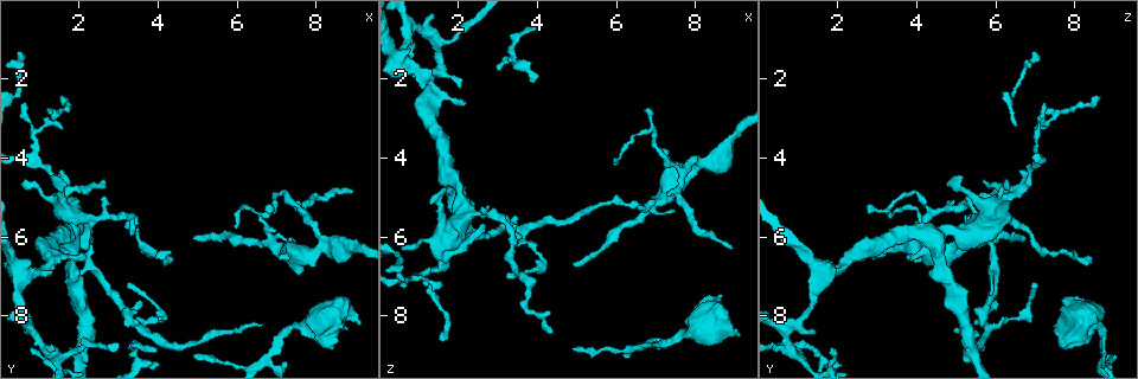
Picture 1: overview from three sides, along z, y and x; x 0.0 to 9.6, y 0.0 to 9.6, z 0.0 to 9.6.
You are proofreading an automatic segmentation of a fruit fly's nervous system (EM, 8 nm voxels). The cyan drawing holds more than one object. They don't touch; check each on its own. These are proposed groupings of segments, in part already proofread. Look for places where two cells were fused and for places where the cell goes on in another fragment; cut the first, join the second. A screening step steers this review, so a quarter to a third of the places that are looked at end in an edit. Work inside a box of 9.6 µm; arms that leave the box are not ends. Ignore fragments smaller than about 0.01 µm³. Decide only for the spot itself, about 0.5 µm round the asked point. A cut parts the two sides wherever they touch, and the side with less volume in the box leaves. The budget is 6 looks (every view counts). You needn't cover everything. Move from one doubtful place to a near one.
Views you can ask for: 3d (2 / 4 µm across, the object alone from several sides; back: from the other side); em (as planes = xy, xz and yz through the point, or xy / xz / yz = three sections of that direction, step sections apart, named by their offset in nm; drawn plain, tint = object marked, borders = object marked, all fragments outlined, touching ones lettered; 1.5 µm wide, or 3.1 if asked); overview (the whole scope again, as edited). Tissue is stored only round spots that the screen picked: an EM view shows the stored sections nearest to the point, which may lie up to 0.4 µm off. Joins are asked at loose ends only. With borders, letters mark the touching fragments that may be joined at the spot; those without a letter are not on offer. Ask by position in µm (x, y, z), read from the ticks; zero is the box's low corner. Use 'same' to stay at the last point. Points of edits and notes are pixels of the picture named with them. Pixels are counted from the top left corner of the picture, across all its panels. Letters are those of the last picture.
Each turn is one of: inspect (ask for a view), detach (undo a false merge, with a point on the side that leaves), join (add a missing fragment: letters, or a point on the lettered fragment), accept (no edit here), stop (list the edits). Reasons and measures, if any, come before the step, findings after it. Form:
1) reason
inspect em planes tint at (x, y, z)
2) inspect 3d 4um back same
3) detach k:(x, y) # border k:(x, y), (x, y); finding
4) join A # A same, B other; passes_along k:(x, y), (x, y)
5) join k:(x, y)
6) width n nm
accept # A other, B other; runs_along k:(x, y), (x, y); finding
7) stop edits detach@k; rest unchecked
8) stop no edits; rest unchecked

free end
inspect em planes borders at (6.00, 5.75, 4.25)

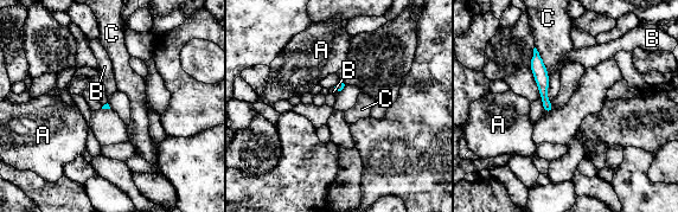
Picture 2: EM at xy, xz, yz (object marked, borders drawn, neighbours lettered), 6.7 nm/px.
accept # A other, B other, C other; border 2:(548, 75), (548, 97), (550, 100); no lettered fragment goes on from it

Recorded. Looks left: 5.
thin end
inspect em planes borders at (4.90, 6.05, 6.70)

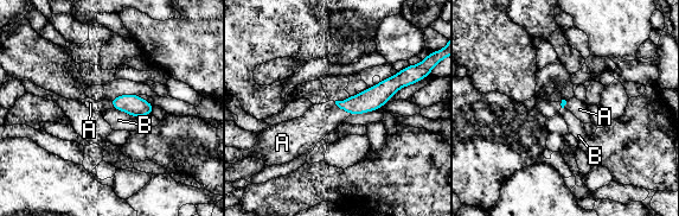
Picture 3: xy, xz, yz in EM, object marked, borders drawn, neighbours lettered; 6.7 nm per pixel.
longest_contact B 180 nm
join A # A same, B other; it goes on there

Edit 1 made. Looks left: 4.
inspect overview

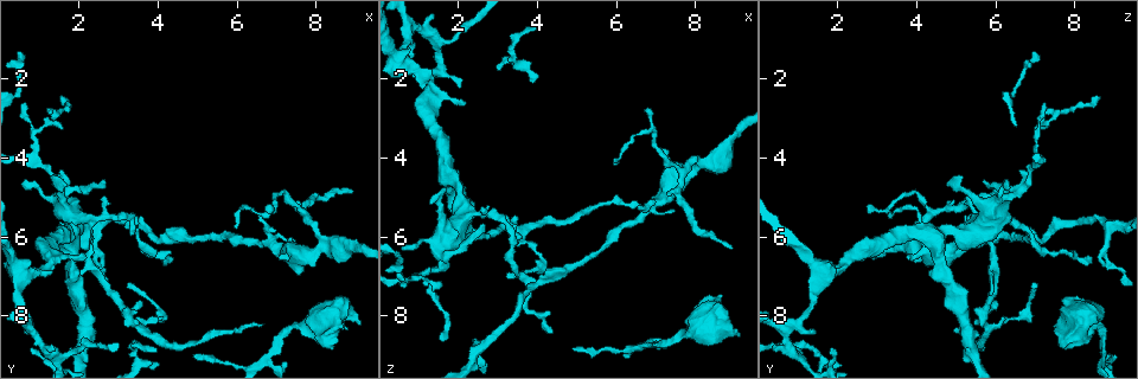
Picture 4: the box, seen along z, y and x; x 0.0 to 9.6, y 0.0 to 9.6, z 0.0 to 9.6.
small branch off a trunk
inspect 3d 2um at (1.70, 4.70, 6.70)

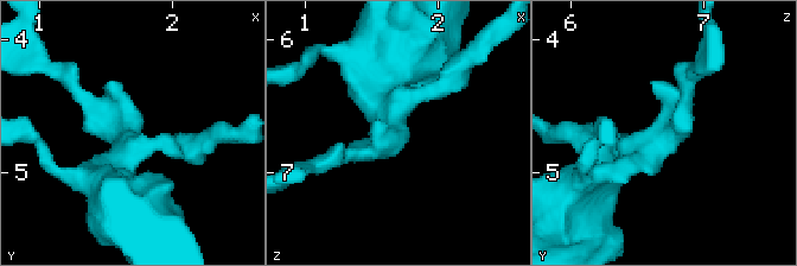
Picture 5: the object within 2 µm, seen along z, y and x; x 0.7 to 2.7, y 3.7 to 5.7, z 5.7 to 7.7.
arms 3; shape alone is not enough
inspect em planes borders at (1.66, 4.74, 6.64)

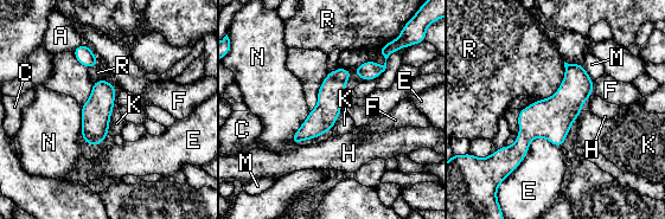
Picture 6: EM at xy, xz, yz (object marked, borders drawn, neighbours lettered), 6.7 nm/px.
width 180 nm
accept # A other, C other, E other, F other, H other, K other, M other, N other, R other; runs_along 6:(580, 68), (576, 87), (505, 154); one cell here

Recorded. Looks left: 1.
stop edits join@3; rest unchecked

